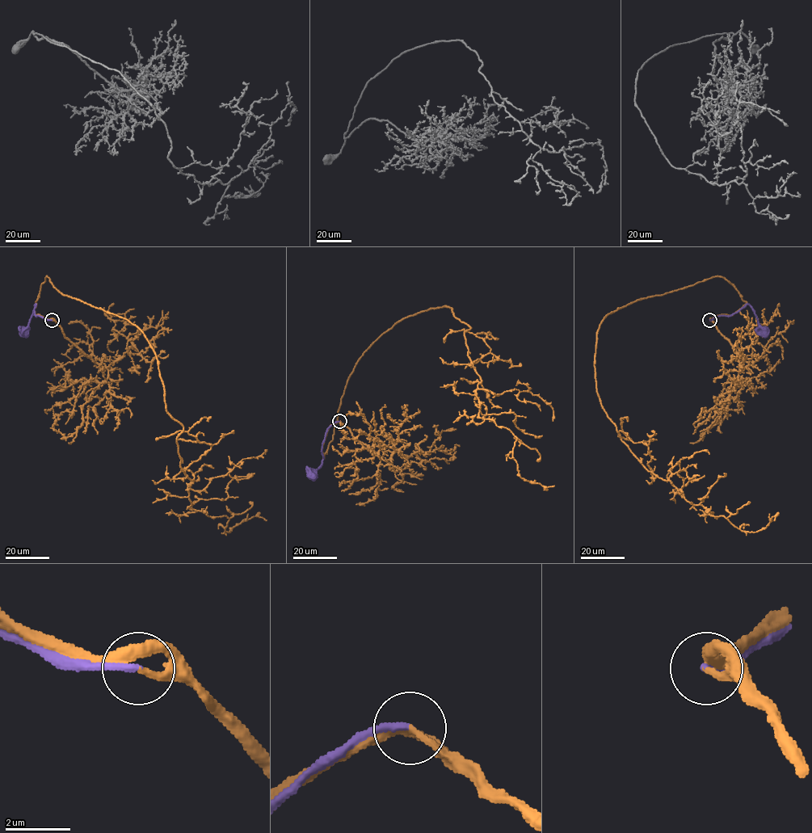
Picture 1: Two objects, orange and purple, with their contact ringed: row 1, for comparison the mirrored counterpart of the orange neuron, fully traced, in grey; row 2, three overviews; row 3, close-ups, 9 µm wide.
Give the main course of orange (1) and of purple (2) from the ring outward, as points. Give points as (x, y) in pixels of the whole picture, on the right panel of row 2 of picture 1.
1: (709, 320), (746, 303), (722, 277), (611, 313), (597, 393), (687, 501), (742, 531), (774, 520)
2: (709, 320), (717, 316), (729, 316), (748, 304), (763, 332)

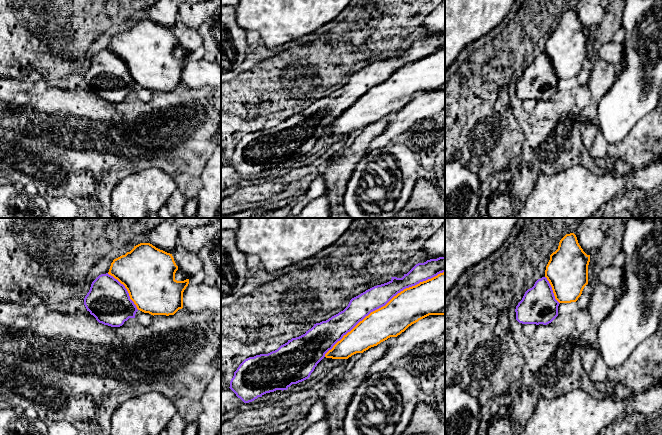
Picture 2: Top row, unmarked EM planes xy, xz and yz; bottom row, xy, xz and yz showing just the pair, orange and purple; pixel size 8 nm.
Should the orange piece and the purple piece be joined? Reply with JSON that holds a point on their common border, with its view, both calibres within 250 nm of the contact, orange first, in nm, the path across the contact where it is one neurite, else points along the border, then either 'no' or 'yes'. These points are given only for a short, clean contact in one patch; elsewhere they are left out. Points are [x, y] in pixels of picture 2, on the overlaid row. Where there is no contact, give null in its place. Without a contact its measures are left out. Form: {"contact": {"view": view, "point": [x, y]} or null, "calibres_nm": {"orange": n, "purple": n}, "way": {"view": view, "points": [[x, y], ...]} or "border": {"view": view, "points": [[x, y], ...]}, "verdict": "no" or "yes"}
{"contact": {"view": "xz", "point": [383, 306]}, "calibres_nm": {"orange": 280, "purple": 180}, "verdict": "yes"}

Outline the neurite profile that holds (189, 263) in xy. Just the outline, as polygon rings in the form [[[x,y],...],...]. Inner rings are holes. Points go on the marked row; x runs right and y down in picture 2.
[[[177,245],[172,256],[178,266],[178,270],[175,273],[175,280],[184,281],[191,278],[197,272],[202,271],[203,263],[199,256],[183,246]]]

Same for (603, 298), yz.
[[[595,279],[588,284],[591,288],[591,298],[587,305],[587,311],[591,317],[591,323],[587,331],[581,334],[580,345],[582,365],[586,373],[590,375],[596,357],[601,355],[597,342],[599,326],[615,306],[622,290],[608,287]]]

